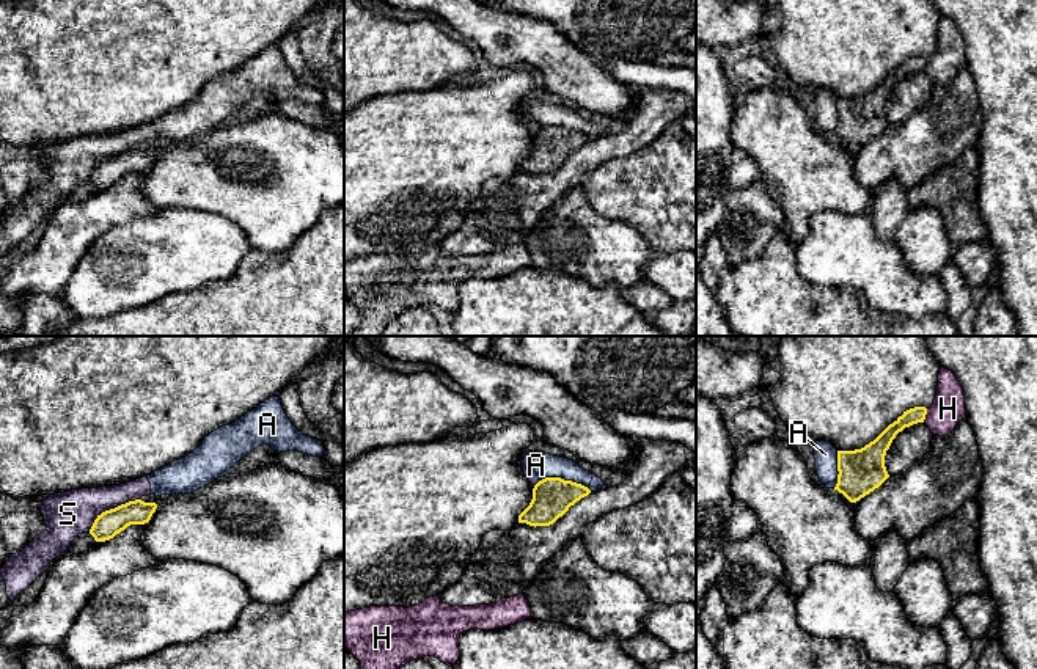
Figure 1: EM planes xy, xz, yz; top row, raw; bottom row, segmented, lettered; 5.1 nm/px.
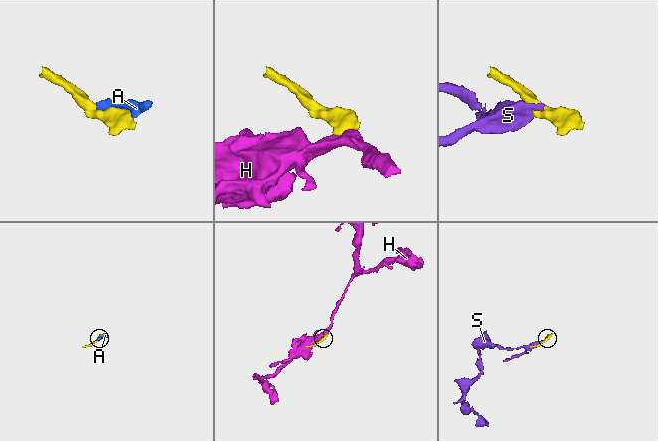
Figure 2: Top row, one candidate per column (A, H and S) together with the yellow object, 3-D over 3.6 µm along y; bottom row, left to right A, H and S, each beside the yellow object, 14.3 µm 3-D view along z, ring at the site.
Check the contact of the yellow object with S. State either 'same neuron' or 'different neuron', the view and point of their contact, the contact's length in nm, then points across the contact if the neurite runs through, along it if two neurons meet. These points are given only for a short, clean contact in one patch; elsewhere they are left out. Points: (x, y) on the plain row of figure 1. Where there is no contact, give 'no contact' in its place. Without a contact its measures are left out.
different neuron | xy (112, 157) | 300 nm | along xy (139, 146), (106, 157), (88, 178)

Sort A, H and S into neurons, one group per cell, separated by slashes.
A S / H

